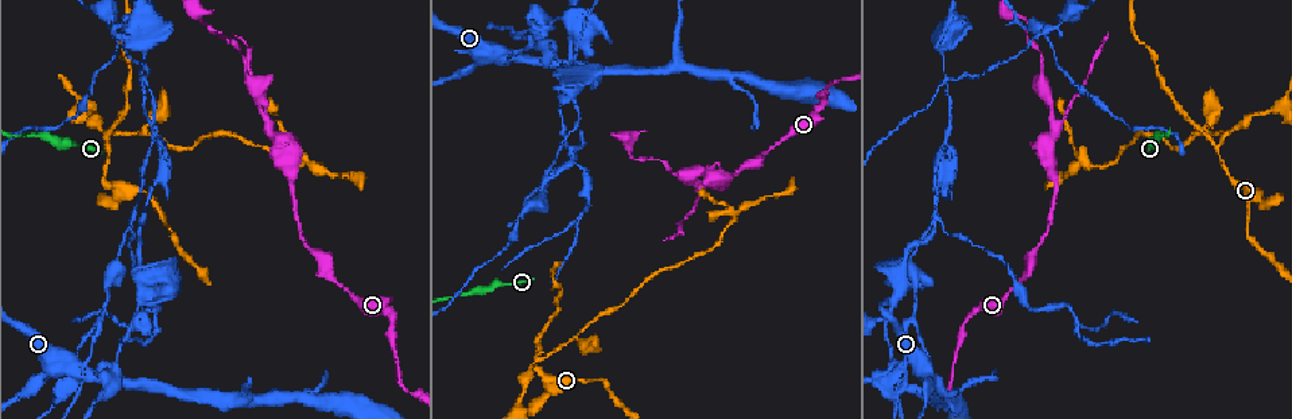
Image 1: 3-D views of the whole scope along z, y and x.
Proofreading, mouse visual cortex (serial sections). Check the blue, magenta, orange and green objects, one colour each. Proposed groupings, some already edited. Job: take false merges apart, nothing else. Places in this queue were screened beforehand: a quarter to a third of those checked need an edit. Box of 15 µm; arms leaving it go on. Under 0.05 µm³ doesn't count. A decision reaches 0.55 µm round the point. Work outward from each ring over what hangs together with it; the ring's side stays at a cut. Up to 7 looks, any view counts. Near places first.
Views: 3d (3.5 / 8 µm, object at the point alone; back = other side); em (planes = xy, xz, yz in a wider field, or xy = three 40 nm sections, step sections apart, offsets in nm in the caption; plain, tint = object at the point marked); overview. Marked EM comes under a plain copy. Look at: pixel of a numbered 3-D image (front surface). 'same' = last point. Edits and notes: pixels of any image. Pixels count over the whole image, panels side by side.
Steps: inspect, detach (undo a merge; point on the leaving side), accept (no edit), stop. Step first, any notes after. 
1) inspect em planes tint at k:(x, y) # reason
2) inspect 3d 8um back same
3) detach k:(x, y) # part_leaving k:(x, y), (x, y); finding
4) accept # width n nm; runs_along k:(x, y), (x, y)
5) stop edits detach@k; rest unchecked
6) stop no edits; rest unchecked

inspect 3d 3.5um at 1:(1056, 127) # small branch off a trunk

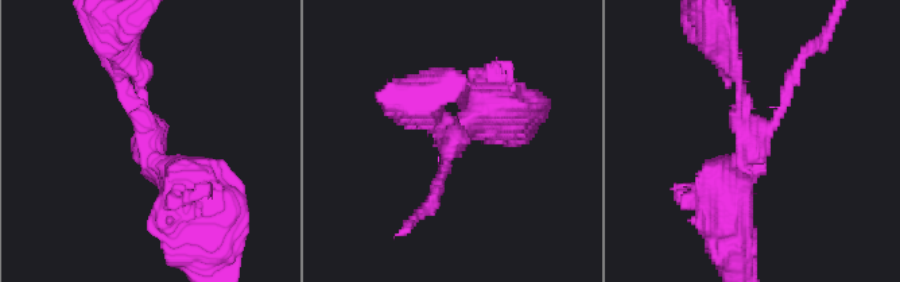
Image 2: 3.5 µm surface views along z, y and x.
inspect em xy step 5 tint at 2:(453, 144) # arms 3; arm_widths 150, 150, 600 nm; need the tissue

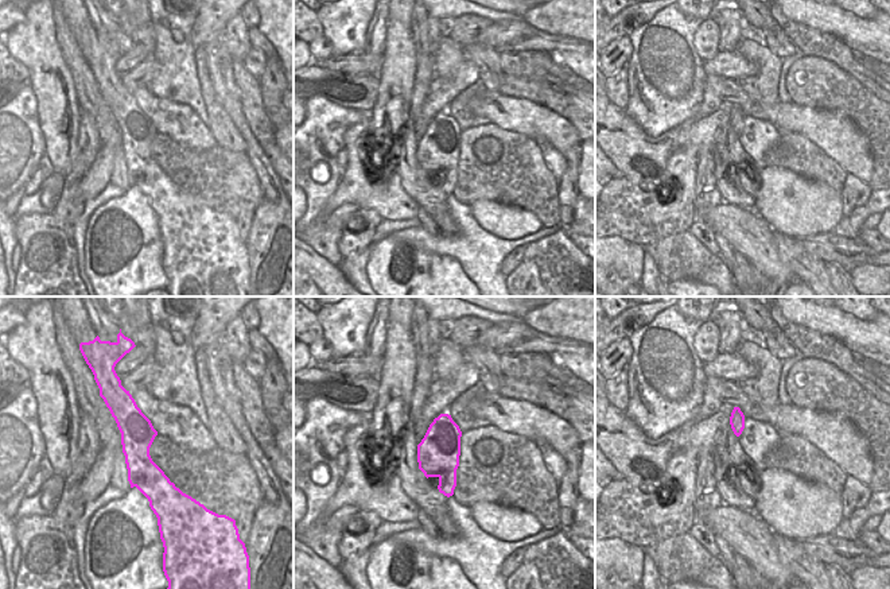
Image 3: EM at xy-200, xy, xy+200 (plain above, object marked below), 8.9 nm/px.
accept # runs_along 2:(191, 213), (150, 155), (121, 64); one cell here

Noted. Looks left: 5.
inspect 3d 8um back at 1:(75, 365) # thin arm on a thick one

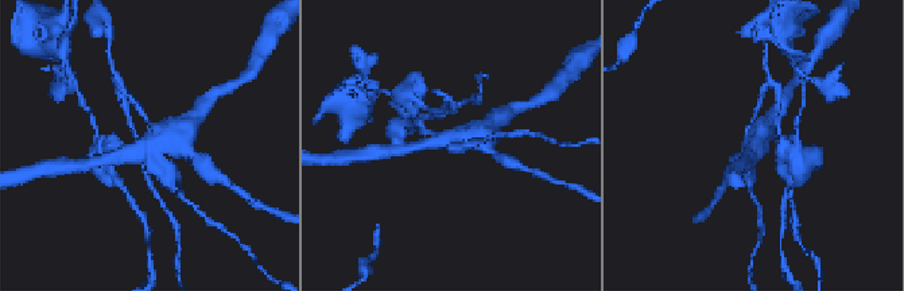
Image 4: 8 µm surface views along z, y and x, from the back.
inspect 3d 3.5um at 4:(149, 140) # zoom in

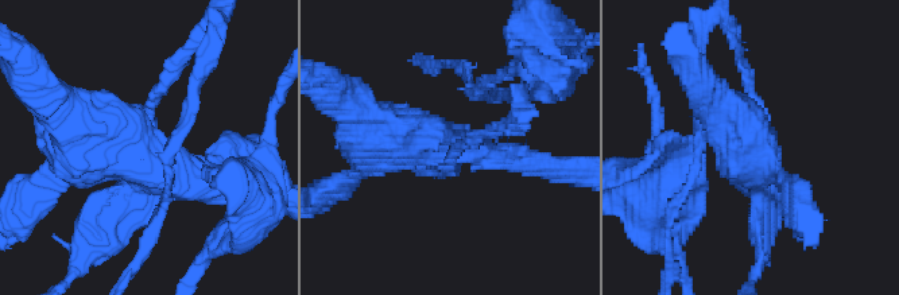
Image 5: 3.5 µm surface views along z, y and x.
inspect em xy step 5 tint at 5:(451, 165) # arms 4; arm_widths 150, 300, 300, 600 nm; shape alone is not enough

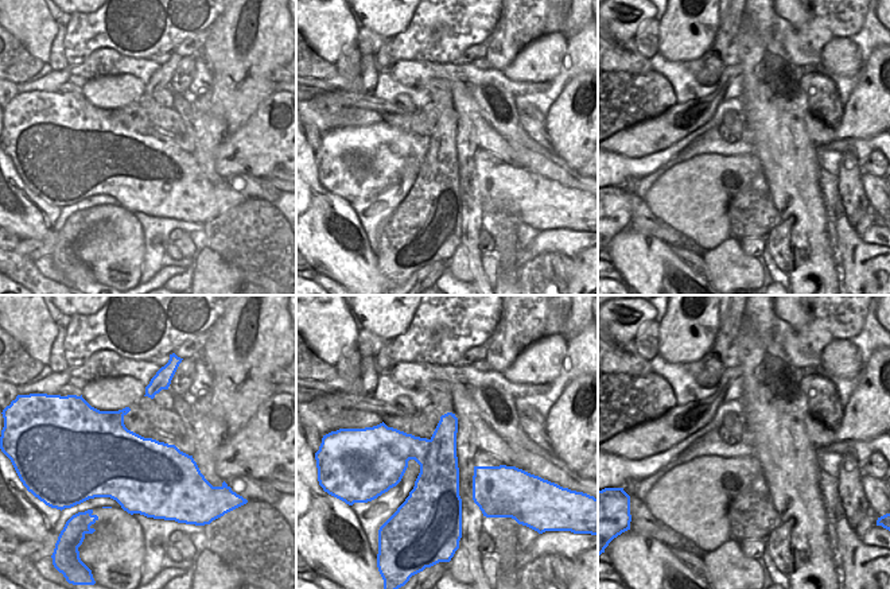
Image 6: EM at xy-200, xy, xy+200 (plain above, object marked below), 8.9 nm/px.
detach 5:(754, 233) # border 6:(430, 440), (439, 479), (423, 502); a second cell is stuck on

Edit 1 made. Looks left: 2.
stop edits detach@5; rest unchecked

